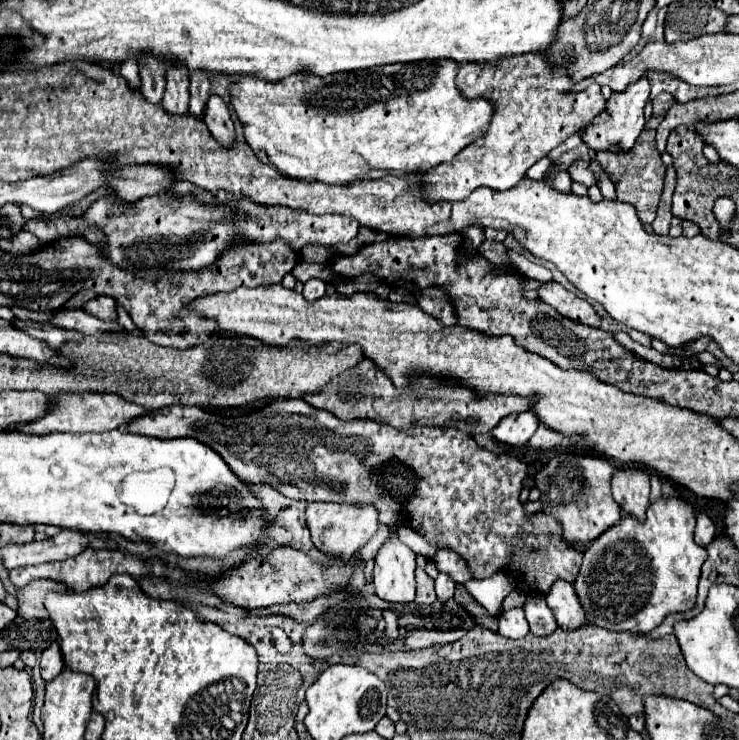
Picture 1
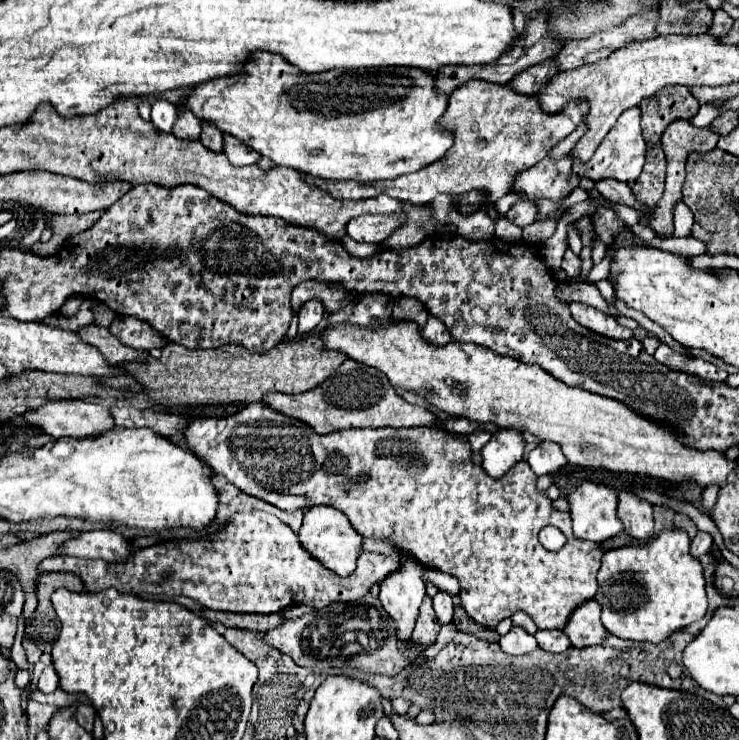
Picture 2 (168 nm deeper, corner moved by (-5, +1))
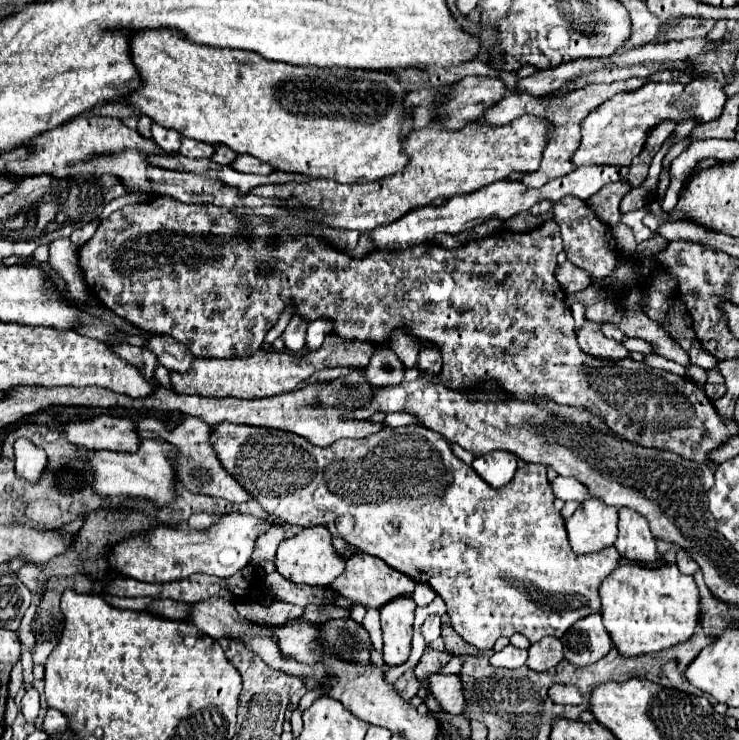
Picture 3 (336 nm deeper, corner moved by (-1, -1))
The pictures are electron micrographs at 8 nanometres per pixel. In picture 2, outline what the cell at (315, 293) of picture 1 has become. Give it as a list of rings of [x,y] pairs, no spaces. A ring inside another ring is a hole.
[[[310,299],[300,307],[300,323],[298,323],[298,333],[310,333],[314,331],[324,317],[324,305],[320,299]]]

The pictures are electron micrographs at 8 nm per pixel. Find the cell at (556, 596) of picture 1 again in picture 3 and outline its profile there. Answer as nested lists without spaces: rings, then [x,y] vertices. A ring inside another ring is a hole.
[[[588,615],[580,619],[562,635],[564,659],[574,663],[576,667],[588,667],[602,659],[612,649],[612,639],[602,625],[600,615]]]

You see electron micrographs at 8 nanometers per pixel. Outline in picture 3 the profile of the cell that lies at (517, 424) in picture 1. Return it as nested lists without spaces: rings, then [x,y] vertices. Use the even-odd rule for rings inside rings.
[[[492,451],[484,457],[476,457],[472,467],[474,471],[492,487],[504,487],[516,473],[516,455],[508,451]]]

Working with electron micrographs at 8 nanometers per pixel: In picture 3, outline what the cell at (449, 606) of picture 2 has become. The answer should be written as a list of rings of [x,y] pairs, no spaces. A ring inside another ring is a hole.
[[[428,617],[424,621],[424,625],[420,627],[420,633],[424,637],[424,641],[430,645],[434,639],[440,637],[440,617]]]

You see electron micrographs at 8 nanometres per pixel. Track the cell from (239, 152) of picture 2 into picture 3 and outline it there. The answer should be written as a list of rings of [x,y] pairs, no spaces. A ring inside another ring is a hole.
[[[238,155],[236,163],[234,163],[234,169],[240,171],[240,173],[256,173],[256,175],[270,175],[274,173],[276,169],[270,167],[268,163],[252,157],[252,155]]]

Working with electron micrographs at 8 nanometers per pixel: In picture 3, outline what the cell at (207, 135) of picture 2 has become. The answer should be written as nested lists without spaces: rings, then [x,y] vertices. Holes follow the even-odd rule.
[[[216,147],[216,153],[214,153],[212,161],[220,163],[220,165],[232,165],[236,157],[238,157],[238,155],[236,155],[234,151],[230,151],[228,147]]]

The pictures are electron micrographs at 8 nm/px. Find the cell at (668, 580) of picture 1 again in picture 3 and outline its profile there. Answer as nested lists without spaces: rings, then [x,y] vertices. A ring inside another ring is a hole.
[[[622,563],[622,567],[602,583],[600,599],[604,627],[622,657],[638,657],[684,643],[698,625],[700,595],[696,583],[692,575],[682,575],[676,565],[652,569],[636,563]]]

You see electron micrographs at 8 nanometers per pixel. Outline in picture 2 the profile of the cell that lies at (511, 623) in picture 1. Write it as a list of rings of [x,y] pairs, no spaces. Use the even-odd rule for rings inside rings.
[[[512,625],[512,629],[500,637],[500,647],[510,655],[524,655],[538,647],[534,635],[530,635],[526,629]]]

